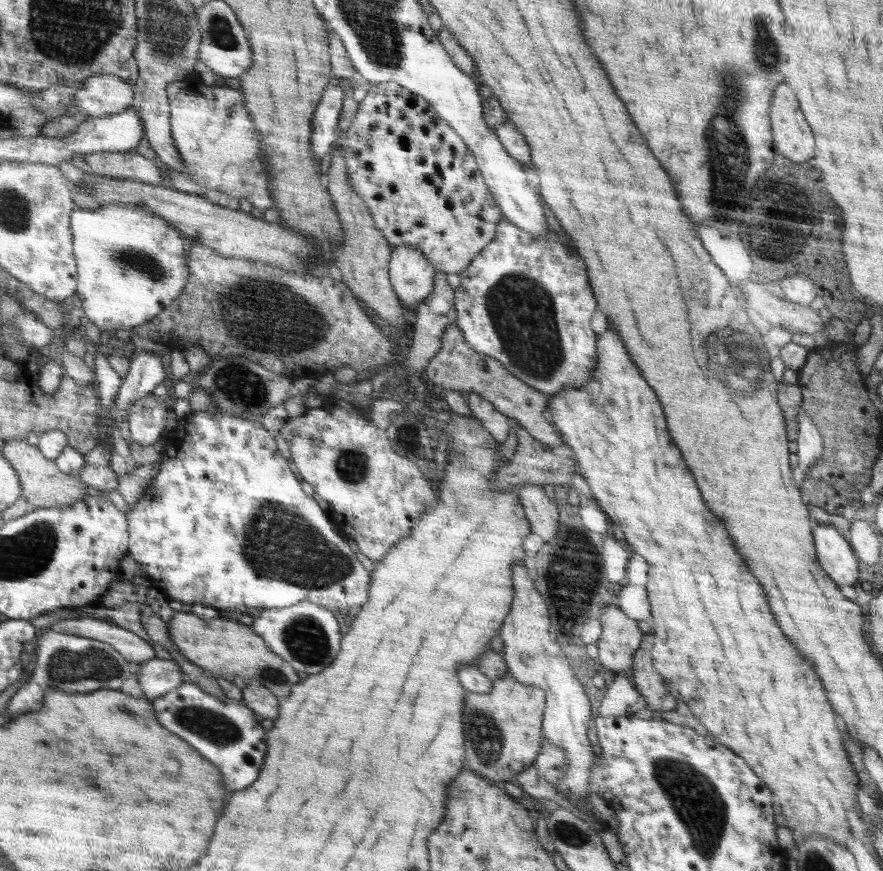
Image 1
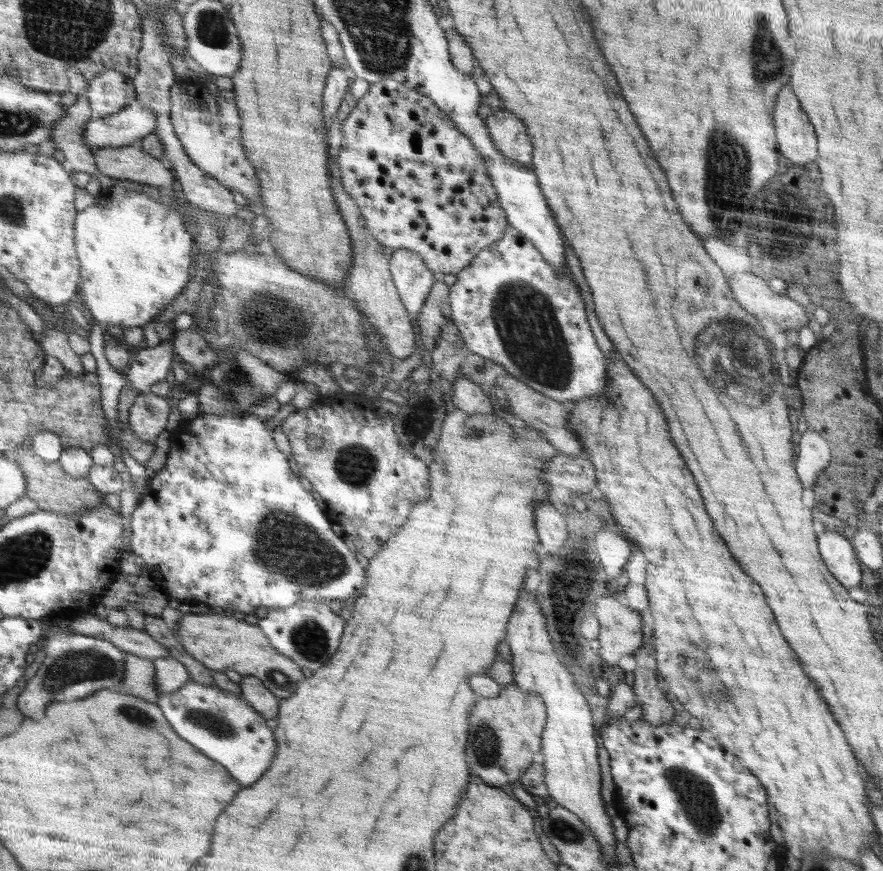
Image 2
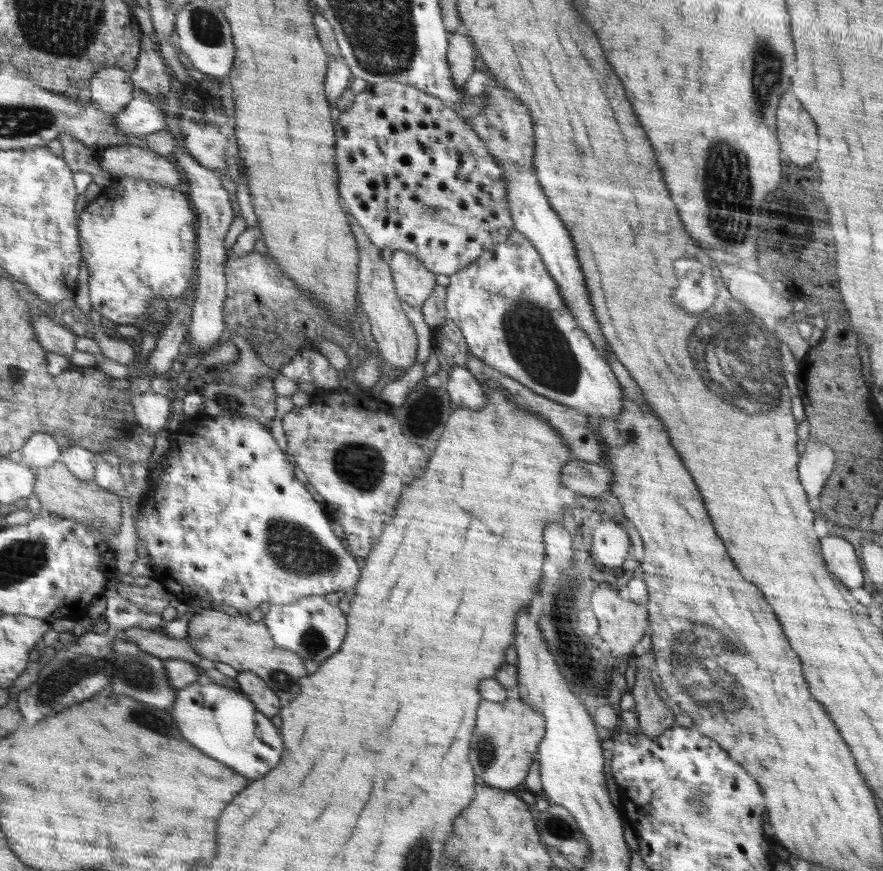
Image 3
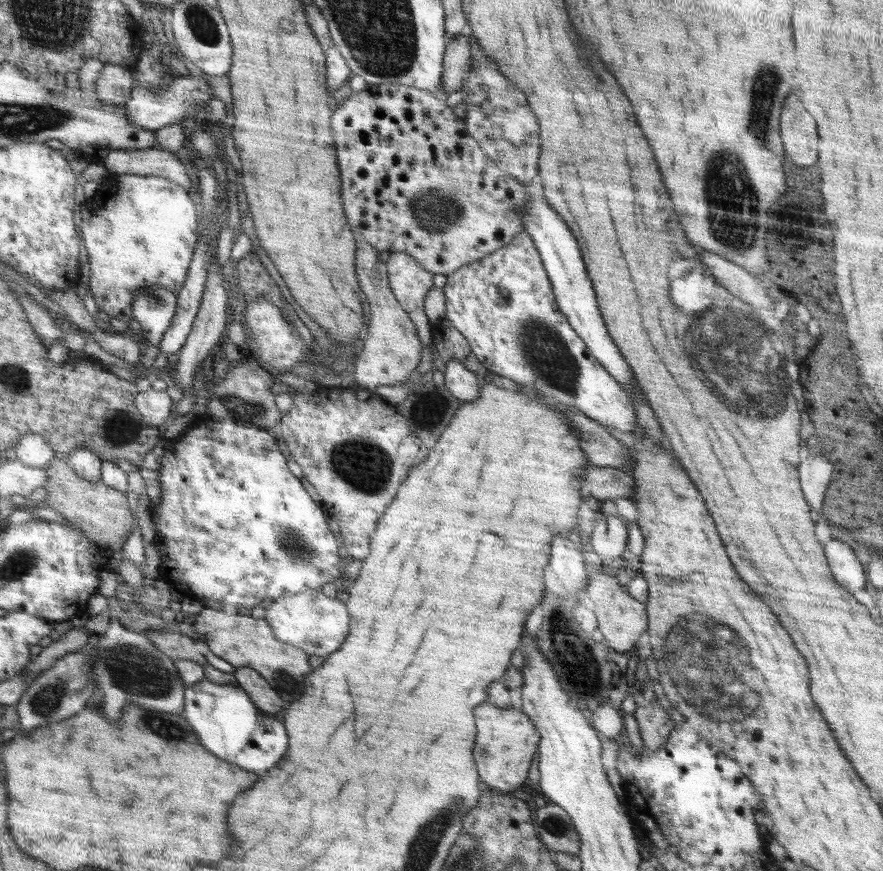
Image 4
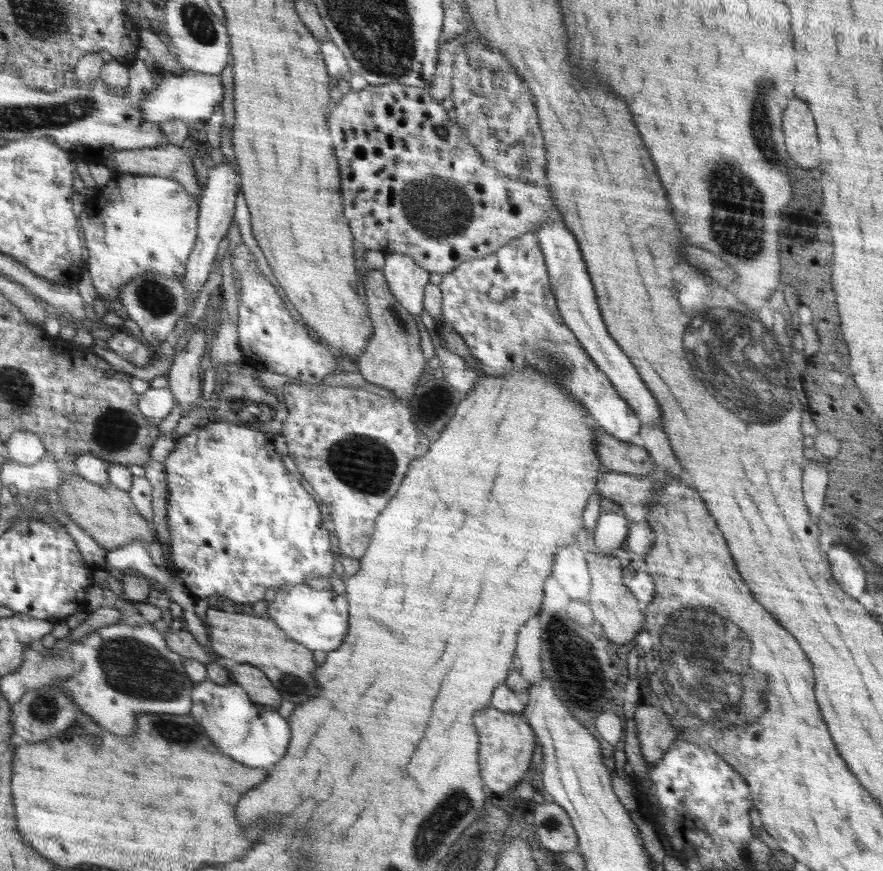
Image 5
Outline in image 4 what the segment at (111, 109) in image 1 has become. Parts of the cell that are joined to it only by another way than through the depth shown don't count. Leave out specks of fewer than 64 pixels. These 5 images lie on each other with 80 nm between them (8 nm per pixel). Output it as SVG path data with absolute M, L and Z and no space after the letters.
M104 64L96 79L95 93L108 104L123 104L132 97L133 87L131 70L117 64Z

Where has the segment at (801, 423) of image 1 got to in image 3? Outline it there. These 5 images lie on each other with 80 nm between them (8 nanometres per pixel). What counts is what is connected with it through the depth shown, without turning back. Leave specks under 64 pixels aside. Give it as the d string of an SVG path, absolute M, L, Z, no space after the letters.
M813 438L806 440L806 450L799 458L797 471L808 499L819 497L836 462L836 455L828 446Z

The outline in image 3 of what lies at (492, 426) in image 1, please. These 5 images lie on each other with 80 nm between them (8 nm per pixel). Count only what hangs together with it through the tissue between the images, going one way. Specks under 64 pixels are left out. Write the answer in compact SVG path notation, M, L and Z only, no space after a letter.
M453 366L448 372L447 391L450 400L459 408L482 410L485 405L485 389L474 375L463 366Z

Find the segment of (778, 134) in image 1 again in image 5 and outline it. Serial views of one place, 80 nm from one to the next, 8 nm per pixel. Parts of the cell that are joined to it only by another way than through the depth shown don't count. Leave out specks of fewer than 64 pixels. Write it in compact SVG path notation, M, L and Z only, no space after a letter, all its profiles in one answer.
M792 98L792 102L784 110L782 130L792 160L796 160L802 168L814 168L820 164L816 126L806 102Z

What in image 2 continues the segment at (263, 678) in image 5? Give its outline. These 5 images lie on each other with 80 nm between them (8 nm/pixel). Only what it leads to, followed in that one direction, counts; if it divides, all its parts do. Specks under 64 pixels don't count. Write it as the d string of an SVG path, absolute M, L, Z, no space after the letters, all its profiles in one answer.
M244 676L240 682L241 696L250 702L263 718L277 719L280 714L280 699L265 687L260 679Z

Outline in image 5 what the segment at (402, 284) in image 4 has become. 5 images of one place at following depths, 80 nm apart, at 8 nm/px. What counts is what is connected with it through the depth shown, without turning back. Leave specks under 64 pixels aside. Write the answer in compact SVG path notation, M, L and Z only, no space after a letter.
M407 254L385 255L382 270L397 302L410 312L410 315L420 317L424 288L429 284L431 272L414 262L414 259Z

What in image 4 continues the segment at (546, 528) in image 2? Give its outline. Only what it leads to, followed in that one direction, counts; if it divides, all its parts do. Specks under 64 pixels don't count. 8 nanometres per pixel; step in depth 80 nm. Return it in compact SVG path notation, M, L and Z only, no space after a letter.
M558 536L551 544L550 566L546 566L546 594L554 598L574 598L584 584L588 584L584 558L578 542Z

